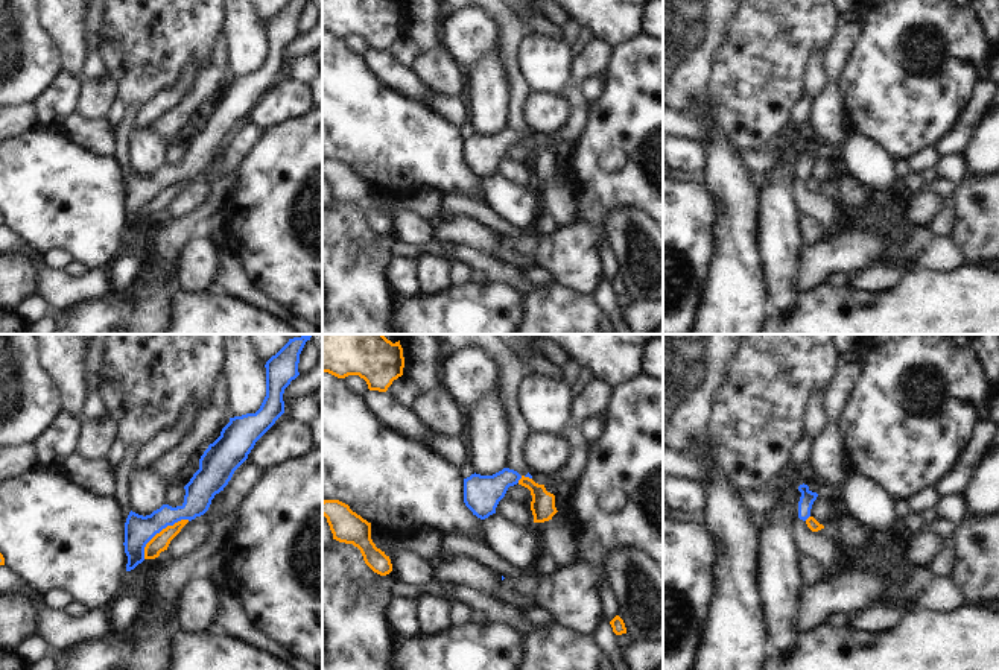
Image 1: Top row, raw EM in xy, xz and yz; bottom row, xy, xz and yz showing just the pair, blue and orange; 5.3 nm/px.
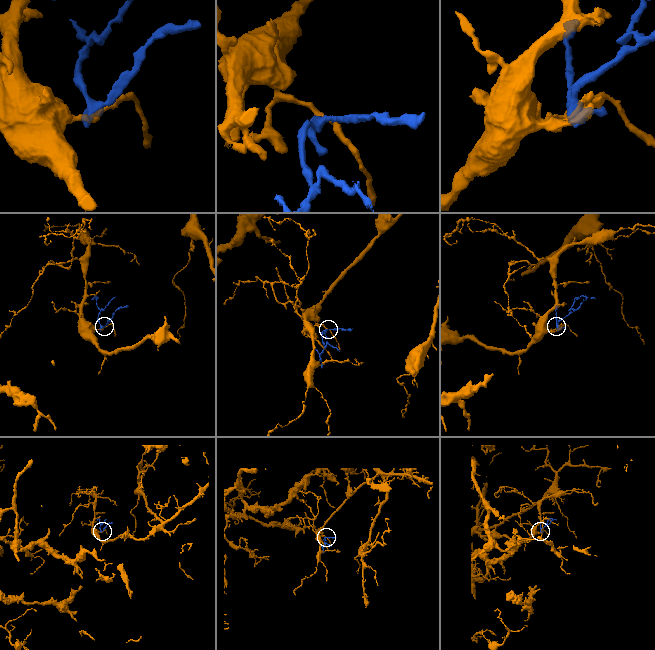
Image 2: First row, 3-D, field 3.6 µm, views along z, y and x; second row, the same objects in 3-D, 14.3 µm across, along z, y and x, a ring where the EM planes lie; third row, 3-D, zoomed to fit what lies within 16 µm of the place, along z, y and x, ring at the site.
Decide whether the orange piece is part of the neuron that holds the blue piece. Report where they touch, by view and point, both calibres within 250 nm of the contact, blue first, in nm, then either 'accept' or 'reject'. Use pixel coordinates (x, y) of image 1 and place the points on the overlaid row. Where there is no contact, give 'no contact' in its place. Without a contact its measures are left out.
xy (160, 530) | 160/90 nm | reject

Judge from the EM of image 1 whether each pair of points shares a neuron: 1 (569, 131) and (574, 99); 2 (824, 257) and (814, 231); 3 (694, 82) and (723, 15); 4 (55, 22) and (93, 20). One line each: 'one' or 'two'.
1: one
2: two
3: one
4: two

